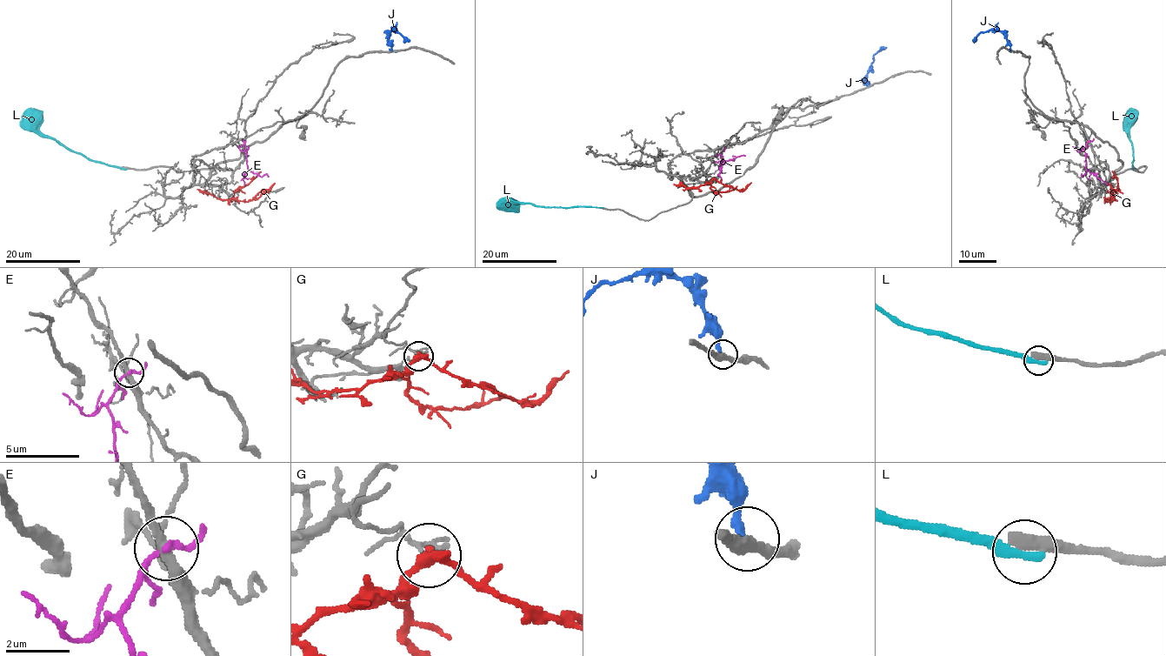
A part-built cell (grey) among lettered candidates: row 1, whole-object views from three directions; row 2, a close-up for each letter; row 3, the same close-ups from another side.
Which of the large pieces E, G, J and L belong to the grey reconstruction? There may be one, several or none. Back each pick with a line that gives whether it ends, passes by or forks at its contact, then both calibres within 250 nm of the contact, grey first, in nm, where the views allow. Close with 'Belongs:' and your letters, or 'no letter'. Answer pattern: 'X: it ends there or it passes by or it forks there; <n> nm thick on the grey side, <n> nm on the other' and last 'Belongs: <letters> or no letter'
Belongs: no letter

